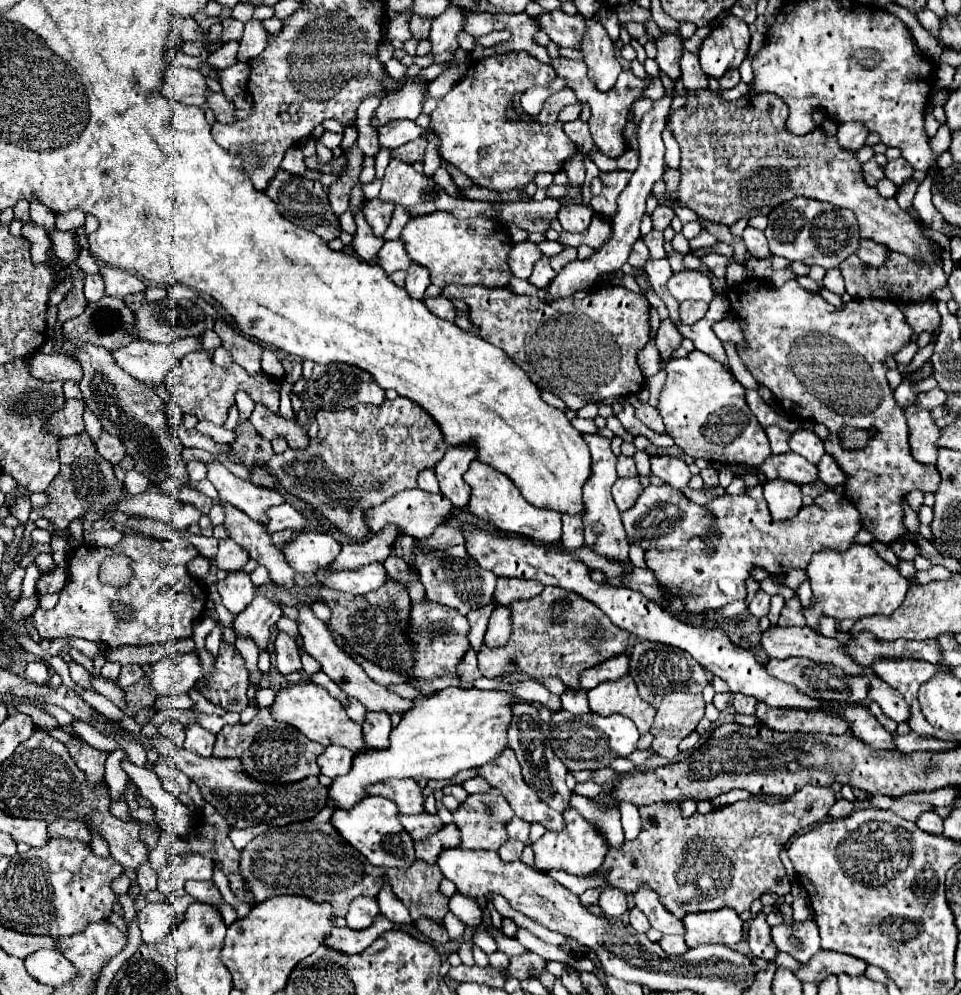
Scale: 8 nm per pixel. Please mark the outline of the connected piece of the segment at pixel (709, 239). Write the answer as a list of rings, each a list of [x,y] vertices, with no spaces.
[[[702,227],[699,235],[689,241],[689,245],[692,249],[697,250],[702,247],[712,247],[717,242],[717,239],[710,234],[705,227]]]

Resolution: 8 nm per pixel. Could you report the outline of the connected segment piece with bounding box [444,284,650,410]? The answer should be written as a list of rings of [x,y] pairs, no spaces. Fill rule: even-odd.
[[[446,286],[444,296],[462,298],[470,308],[470,322],[478,326],[480,338],[506,350],[506,354],[530,376],[530,380],[554,396],[562,398],[570,410],[580,410],[588,402],[600,402],[604,398],[620,398],[642,390],[644,376],[638,366],[636,354],[650,338],[650,304],[644,294],[630,292],[622,286],[606,286],[590,292],[584,300],[564,298],[546,304],[534,296],[518,296],[508,288],[486,286]],[[562,318],[564,326],[548,326],[552,320]],[[538,320],[540,332],[530,330],[530,322]]]

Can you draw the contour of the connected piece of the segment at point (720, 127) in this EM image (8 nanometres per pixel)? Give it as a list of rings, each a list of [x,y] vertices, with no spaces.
[[[698,90],[696,92],[698,106],[694,112],[688,112],[686,106],[674,110],[668,118],[668,128],[676,142],[680,144],[680,184],[676,190],[676,202],[694,210],[698,218],[708,222],[718,222],[732,226],[742,216],[768,216],[770,210],[794,196],[806,196],[812,200],[828,202],[832,206],[850,208],[858,220],[860,236],[870,238],[878,244],[884,244],[890,250],[910,254],[914,258],[922,258],[926,262],[934,260],[932,254],[932,240],[926,240],[922,236],[920,226],[914,222],[914,218],[902,210],[896,202],[896,198],[882,198],[876,188],[870,188],[862,178],[862,164],[856,158],[856,152],[842,150],[836,142],[836,138],[824,138],[822,130],[816,128],[814,132],[806,136],[794,136],[790,134],[784,124],[788,118],[786,104],[774,96],[768,94],[760,100],[754,100],[750,94],[726,102],[724,98],[718,98],[712,90]]]

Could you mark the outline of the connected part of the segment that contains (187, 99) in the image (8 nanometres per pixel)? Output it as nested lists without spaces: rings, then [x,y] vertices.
[[[170,66],[164,72],[162,94],[176,100],[176,102],[202,106],[206,90],[208,90],[208,86],[206,86],[206,80],[204,80],[200,70]]]

